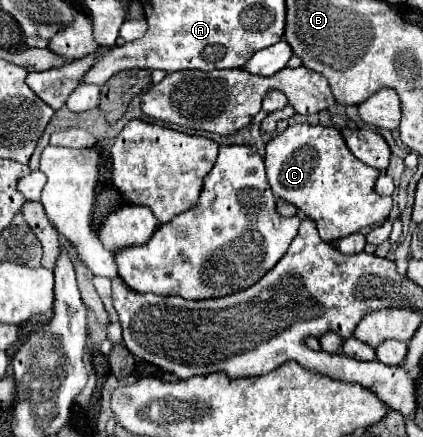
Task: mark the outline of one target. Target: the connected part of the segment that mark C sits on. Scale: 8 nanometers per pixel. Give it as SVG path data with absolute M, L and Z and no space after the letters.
M294 124L266 144L264 162L266 162L268 184L274 192L274 196L294 204L310 220L314 220L316 228L320 232L320 238L326 242L350 236L364 228L378 226L380 222L384 222L388 218L388 214L392 210L392 198L378 196L374 192L374 182L380 176L380 172L376 172L376 168L368 168L364 162L360 162L356 156L352 156L352 152L348 150L348 146L342 138L342 132L336 128Z

